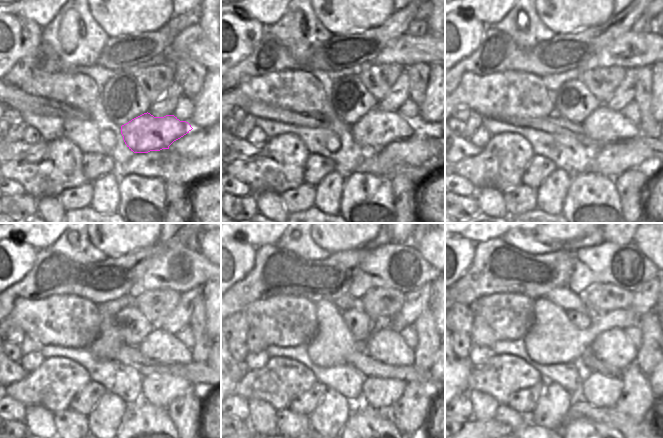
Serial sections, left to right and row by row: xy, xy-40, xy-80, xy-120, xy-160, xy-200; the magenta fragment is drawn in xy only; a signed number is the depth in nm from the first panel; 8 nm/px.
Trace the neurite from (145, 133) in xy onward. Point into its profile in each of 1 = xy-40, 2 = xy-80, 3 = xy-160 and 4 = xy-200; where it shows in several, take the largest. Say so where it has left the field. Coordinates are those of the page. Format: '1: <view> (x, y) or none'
1: xy-40 (376, 129)
2: xy-80 (604, 125)
3: xy-160 (385, 344)
4: xy-200 (613, 347)

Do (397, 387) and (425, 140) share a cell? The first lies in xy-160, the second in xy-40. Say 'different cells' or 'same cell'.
same cell

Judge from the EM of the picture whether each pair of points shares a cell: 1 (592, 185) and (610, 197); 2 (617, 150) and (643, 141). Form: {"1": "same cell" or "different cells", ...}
{"1": "same cell", "2": "different cells"}

